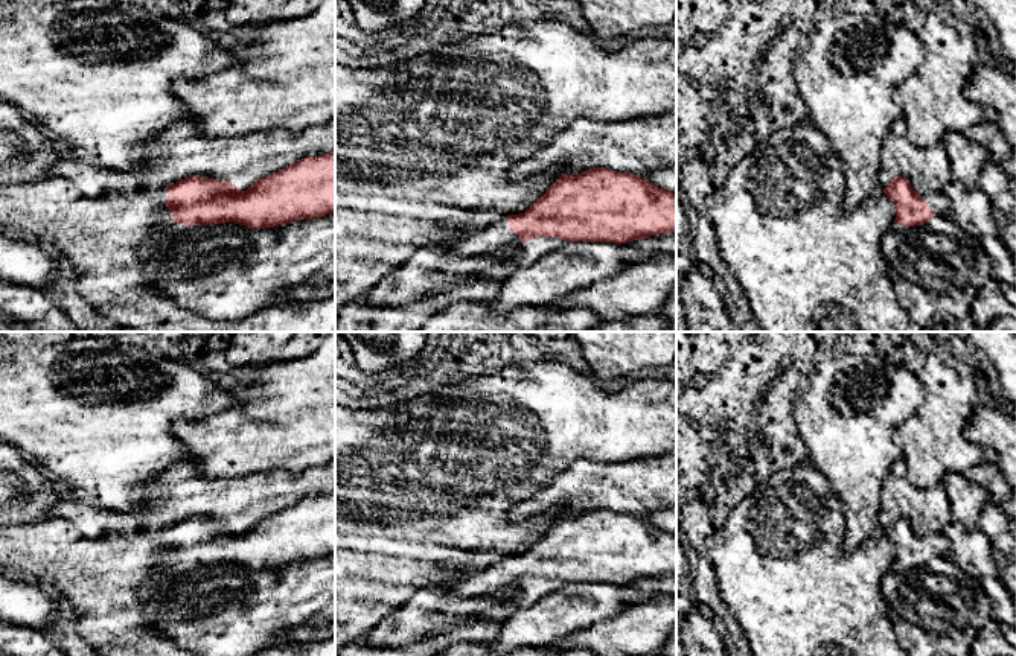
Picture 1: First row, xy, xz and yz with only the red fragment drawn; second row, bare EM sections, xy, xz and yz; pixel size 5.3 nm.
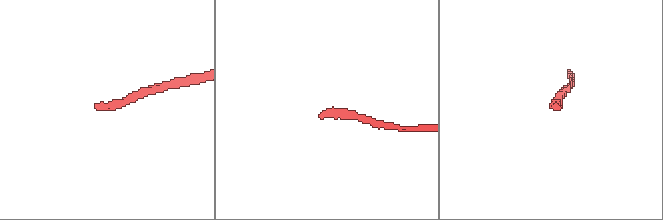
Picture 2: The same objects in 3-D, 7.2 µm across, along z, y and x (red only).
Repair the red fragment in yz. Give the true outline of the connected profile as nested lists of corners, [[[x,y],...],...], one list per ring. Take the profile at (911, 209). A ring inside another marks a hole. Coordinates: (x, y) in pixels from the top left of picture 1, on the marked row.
[[[894,177],[893,181],[883,187],[883,192],[896,205],[893,230],[905,230],[925,224],[934,215],[944,213],[947,209],[947,198],[943,192],[920,196],[903,177]]]

